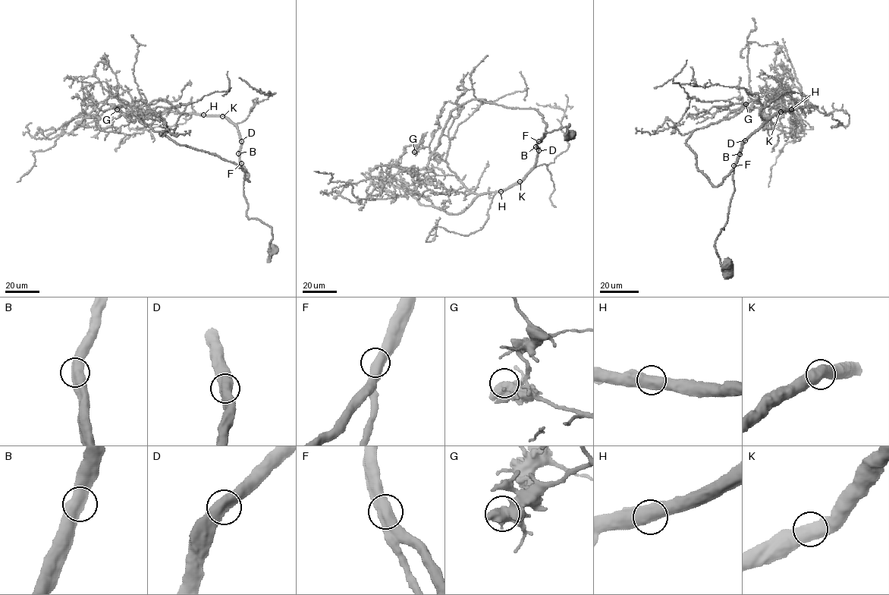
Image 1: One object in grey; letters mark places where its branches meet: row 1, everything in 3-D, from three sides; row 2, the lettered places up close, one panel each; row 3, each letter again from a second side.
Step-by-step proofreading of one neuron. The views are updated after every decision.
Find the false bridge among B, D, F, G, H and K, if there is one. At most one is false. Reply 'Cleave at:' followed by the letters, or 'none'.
Cleave at: none

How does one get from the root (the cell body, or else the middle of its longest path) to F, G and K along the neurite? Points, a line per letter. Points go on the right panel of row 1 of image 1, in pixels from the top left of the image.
F: (728, 266), (730, 266), (725, 267), (721, 263), (714, 240), (727, 221), (734, 190), (733, 165)
G: (728, 266), (714, 240), (727, 221), (733, 169), (714, 186), (686, 141), (746, 104)
K: (728, 266), (725, 267), (721, 263), (714, 240), (727, 221), (734, 190), (732, 174), (740, 146), (780, 111)

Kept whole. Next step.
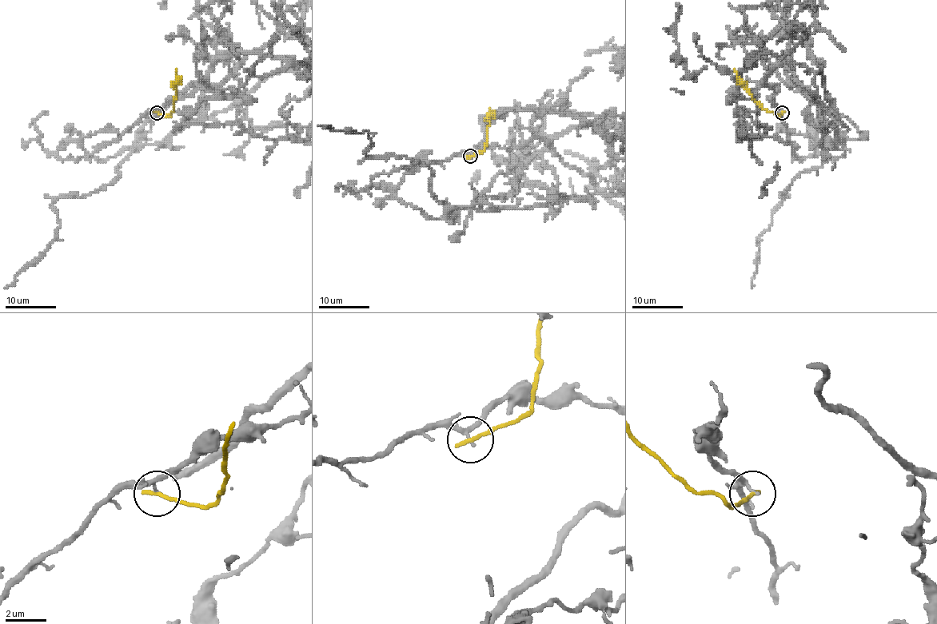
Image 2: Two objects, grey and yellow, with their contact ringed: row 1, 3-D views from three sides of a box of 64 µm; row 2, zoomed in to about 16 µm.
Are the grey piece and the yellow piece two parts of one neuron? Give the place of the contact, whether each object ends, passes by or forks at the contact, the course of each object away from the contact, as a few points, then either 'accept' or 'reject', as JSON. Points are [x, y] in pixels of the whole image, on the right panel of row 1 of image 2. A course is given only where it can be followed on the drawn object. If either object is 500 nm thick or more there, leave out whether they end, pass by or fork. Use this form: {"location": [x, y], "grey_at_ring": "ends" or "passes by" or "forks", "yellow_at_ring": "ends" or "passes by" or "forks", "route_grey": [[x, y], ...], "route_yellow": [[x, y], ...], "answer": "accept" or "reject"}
{"location": [782, 113], "grey_at_ring": "passes by", "yellow_at_ring": "ends", "route_yellow": [[783, 112], [777, 116], [767, 112], [735, 77], [733, 68]], "answer": "reject"}

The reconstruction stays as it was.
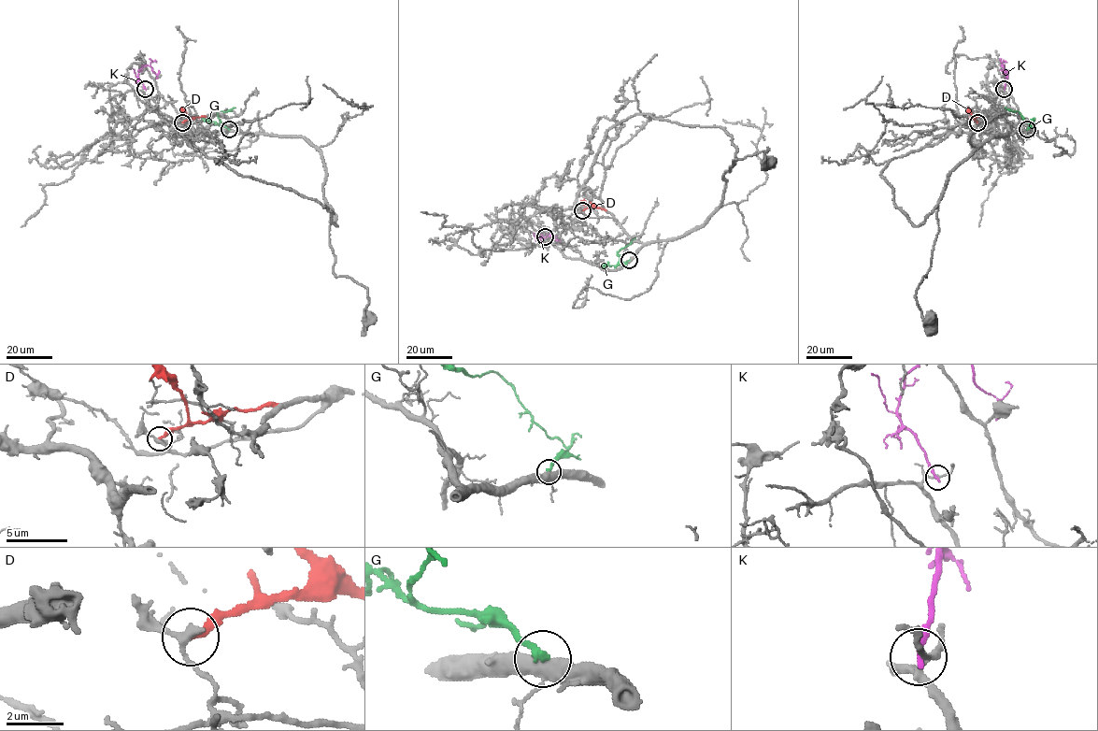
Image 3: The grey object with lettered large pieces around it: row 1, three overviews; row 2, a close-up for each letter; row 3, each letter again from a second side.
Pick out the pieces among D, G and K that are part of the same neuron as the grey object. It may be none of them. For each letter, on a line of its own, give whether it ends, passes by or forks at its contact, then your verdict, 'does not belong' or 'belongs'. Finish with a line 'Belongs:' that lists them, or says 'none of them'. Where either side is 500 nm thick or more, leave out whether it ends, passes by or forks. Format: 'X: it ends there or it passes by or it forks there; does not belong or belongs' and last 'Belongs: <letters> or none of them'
D: it ends there; does not belong
G: it ends there; does not belong
K: it ends there; does not belong
Belongs: none of them

